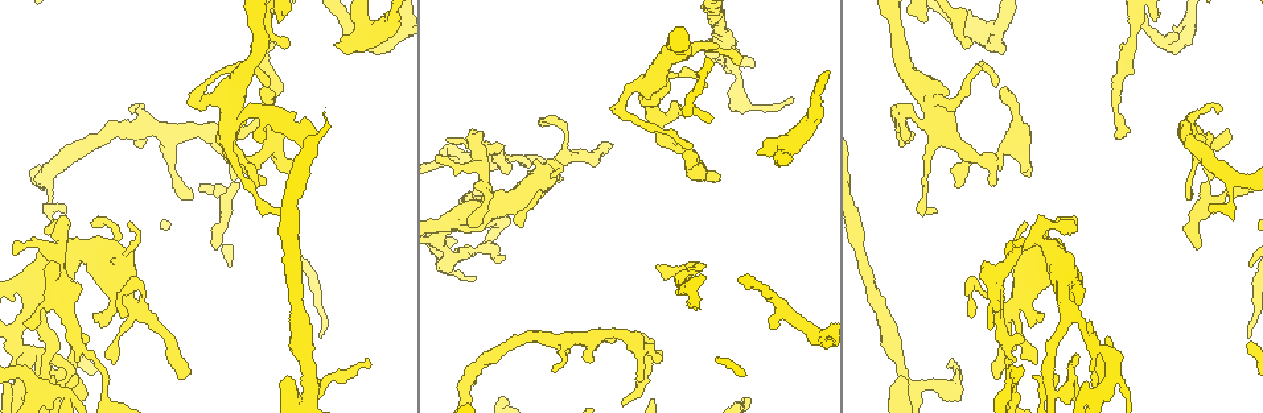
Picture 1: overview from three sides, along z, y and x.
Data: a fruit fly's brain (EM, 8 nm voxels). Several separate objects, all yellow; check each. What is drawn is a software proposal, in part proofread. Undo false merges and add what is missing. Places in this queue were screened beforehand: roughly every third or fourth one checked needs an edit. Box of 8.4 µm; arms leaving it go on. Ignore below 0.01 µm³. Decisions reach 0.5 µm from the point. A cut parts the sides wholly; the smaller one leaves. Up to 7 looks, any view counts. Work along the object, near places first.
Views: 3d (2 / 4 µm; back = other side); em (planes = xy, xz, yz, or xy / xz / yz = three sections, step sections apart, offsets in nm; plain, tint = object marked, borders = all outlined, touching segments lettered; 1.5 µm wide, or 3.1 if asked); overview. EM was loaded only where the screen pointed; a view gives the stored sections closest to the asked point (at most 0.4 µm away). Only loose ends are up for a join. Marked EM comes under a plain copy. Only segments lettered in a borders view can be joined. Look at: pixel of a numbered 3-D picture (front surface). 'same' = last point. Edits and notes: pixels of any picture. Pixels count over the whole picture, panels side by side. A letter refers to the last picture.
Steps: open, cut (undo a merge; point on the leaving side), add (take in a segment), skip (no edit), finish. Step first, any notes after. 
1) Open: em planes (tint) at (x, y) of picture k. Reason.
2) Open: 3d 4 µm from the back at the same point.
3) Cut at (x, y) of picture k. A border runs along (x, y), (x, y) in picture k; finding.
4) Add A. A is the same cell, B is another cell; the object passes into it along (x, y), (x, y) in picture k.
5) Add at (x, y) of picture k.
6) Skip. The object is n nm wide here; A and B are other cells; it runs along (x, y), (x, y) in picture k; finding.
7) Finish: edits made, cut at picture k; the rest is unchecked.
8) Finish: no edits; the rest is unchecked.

Open: em planes (borders) at (658, 264) of picture 1. Thin end.

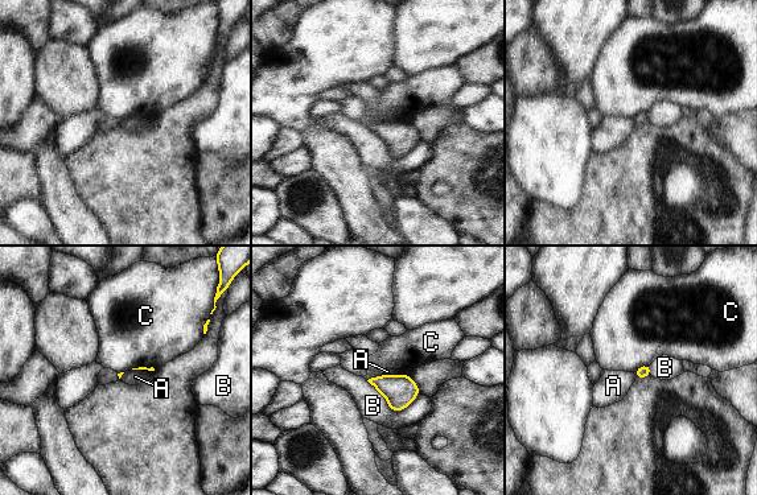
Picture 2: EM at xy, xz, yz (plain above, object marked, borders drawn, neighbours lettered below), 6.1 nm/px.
Skip. A, B and C are other cells; a border runs along (383, 374), (374, 375), (367, 380) in picture 2; no lettered segment goes on from it.

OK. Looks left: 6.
Open: em planes (borders) at (971, 44) of picture 1. Branch stops here.

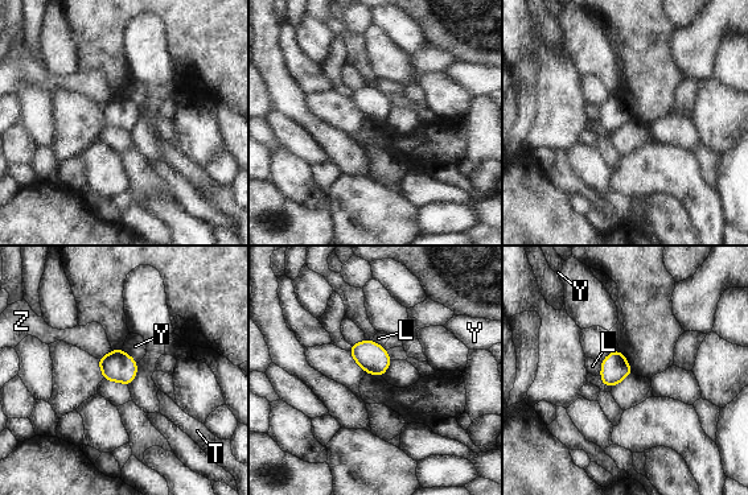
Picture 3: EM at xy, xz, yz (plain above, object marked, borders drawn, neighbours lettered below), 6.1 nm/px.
Skip. L, T, Y and Z are other cells; a border runs along (120, 349), (138, 362) in picture 3; none of them fits.

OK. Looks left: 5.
Open: 3d 4 µm at (955, 378) of picture 1. Sharp bend.

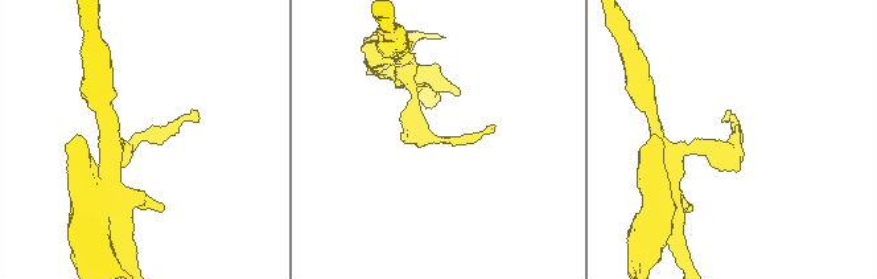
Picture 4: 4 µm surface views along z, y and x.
Open: em planes (borders) at (441, 139) of picture 4. Shape alone is not enough.

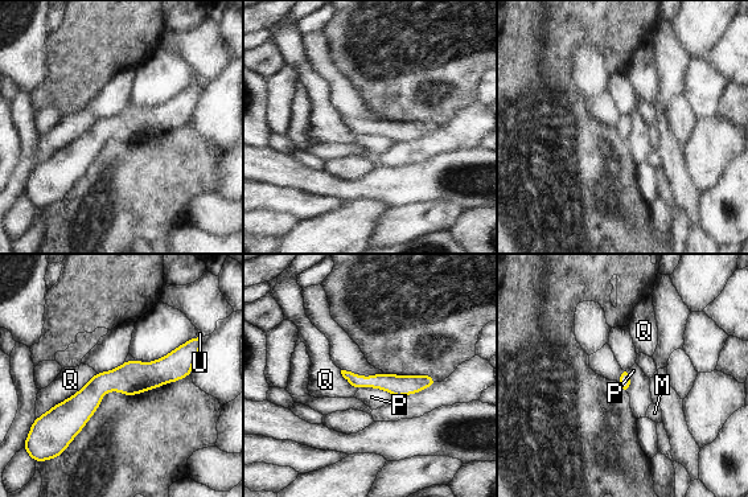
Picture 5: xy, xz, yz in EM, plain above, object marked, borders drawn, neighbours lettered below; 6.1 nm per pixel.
Skip. M, P, Q and U are other cells; it runs along (190, 353), (46, 417) in picture 5; one cell here.

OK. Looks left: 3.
Finish: no edits; the rest is unchecked.

